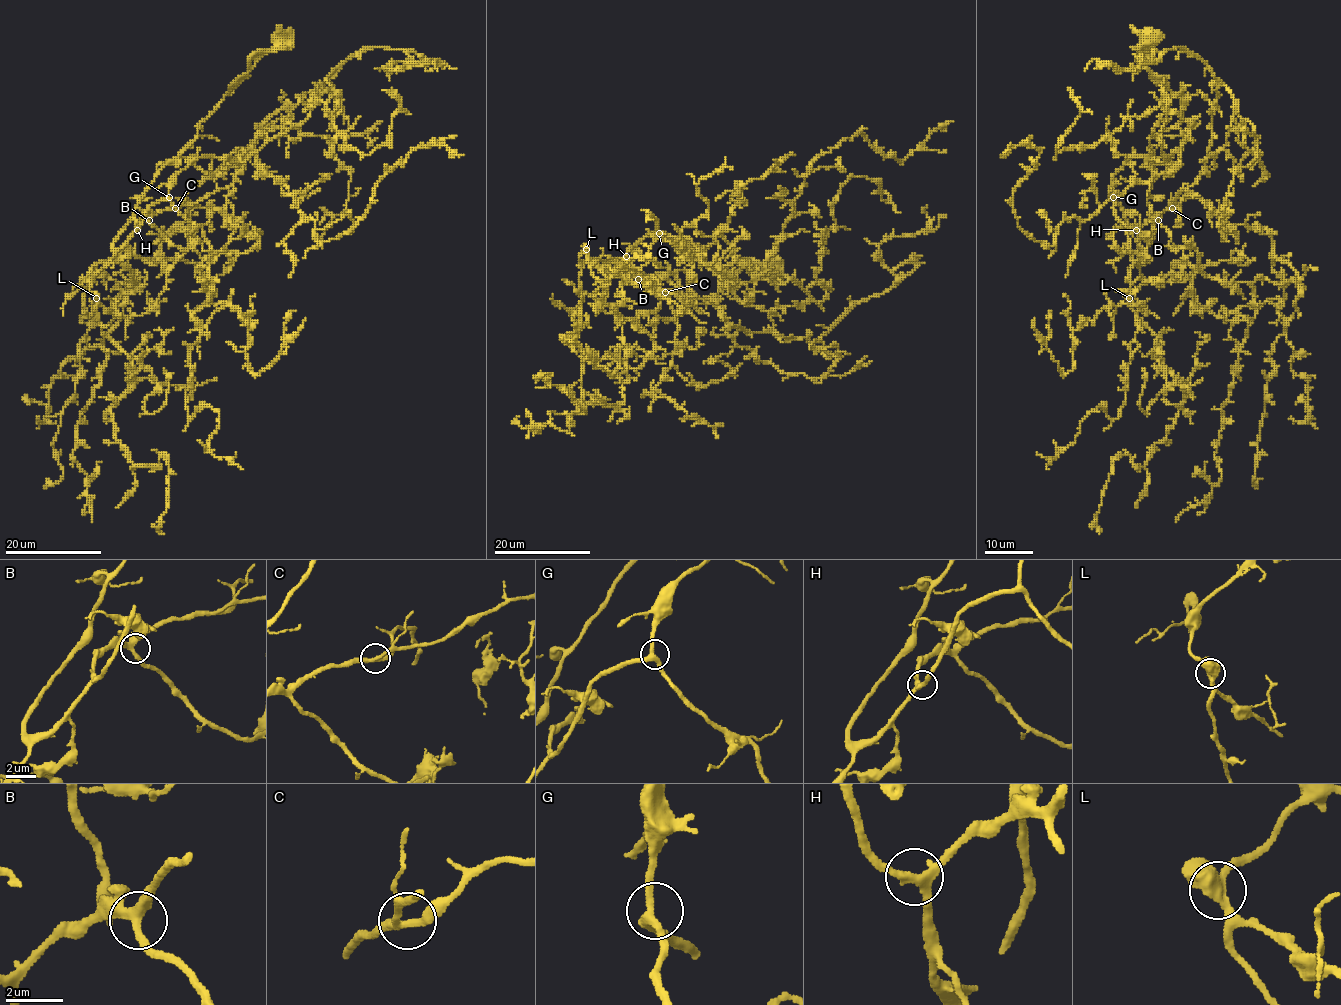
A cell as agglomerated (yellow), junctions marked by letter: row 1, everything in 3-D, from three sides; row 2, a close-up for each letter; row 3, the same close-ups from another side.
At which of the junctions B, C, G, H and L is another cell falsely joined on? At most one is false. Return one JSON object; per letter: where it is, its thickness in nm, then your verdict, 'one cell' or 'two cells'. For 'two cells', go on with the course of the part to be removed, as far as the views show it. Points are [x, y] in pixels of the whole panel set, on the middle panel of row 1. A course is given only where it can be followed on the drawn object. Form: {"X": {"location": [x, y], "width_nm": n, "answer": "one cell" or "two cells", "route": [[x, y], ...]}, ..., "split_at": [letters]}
{"B": {"location": [638, 279], "width_nm": 320, "answer": "one cell"}, "C": {"location": [665, 292], "width_nm": 240, "answer": "one cell"}, "G": {"location": [659, 233], "width_nm": 280, "answer": "one cell"}, "H": {"location": [626, 256], "width_nm": 280, "answer": "one cell"}, "L": {"location": [586, 249], "width_nm": 420, "answer": "one cell"}, "split_at": []}

